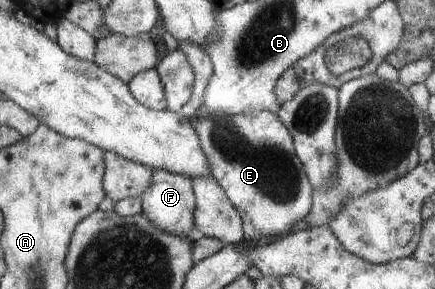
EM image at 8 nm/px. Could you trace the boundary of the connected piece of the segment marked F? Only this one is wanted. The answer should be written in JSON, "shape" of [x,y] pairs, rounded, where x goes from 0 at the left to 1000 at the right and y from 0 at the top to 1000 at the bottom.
{"shape":[[[354,585],[349,599],[349,637],[329,671],[329,730],[347,765],[354,765],[368,799],[395,806],[395,813],[423,813],[441,834],[453,830],[453,796],[446,765],[446,723],[451,723],[448,664],[444,626],[428,606],[409,606],[382,585]]]}

